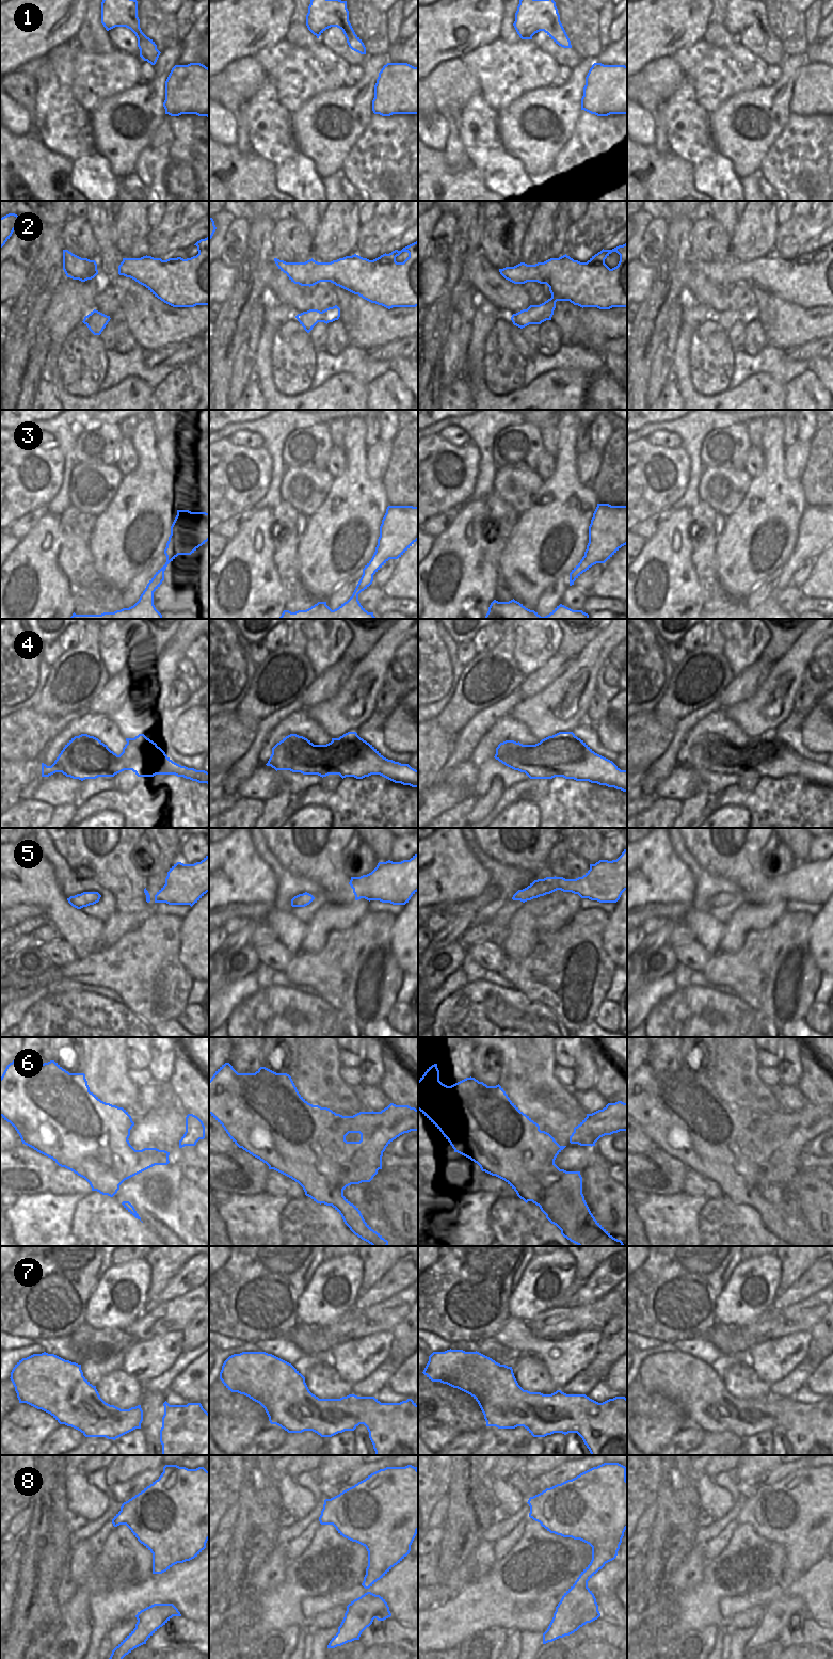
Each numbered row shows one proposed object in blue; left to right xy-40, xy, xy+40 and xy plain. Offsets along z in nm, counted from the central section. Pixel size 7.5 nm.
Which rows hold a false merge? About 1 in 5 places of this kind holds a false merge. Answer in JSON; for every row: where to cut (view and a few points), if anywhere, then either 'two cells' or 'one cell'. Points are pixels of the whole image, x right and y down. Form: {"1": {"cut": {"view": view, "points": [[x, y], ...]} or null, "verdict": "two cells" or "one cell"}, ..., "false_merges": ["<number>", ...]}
{"1": {"cut": null, "verdict": "one cell"}, "2": {"cut": null, "verdict": "one cell"}, "3": {"cut": null, "verdict": "one cell"}, "4": {"cut": null, "verdict": "one cell"}, "5": {"cut": null, "verdict": "one cell"}, "6": {"cut": null, "verdict": "one cell"}, "7": {"cut": null, "verdict": "one cell"}, "8": {"cut": null, "verdict": "one cell"}, "false_merges": []}

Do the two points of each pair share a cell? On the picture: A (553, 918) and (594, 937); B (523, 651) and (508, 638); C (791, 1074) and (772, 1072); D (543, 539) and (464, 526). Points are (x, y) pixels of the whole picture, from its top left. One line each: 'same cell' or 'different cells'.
A: different cells
B: different cells
C: different cells
D: different cells

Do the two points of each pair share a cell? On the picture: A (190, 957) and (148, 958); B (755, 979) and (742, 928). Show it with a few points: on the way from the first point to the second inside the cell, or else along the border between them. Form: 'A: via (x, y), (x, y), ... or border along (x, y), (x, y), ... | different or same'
A: border along (179, 932), (178, 960), (192, 978) | different
B: border along (767, 927), (750, 931), (737, 951), (723, 952) | different

